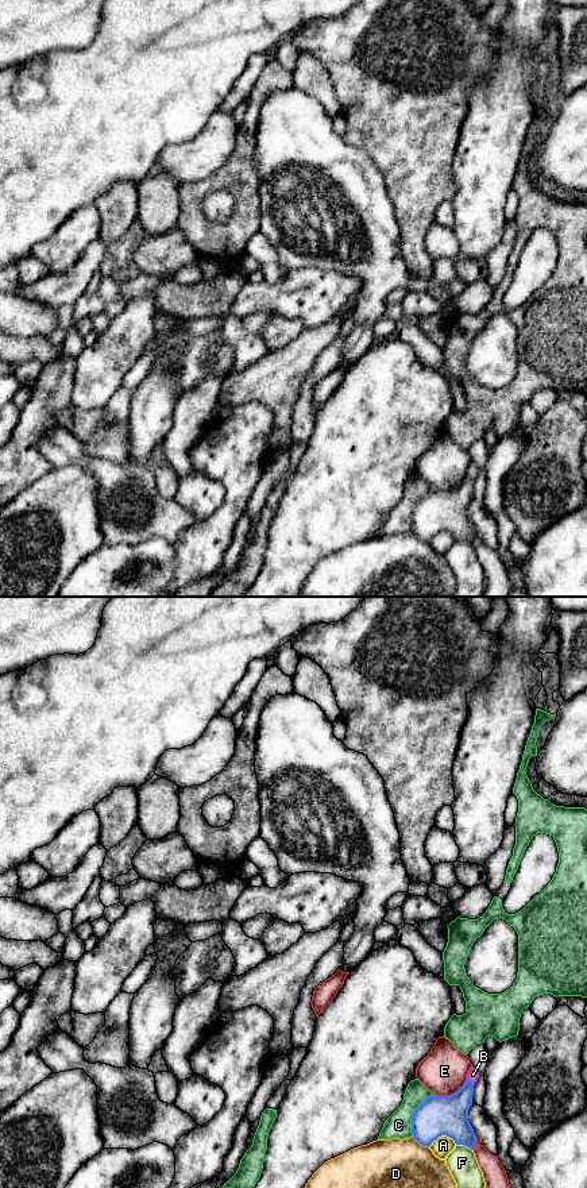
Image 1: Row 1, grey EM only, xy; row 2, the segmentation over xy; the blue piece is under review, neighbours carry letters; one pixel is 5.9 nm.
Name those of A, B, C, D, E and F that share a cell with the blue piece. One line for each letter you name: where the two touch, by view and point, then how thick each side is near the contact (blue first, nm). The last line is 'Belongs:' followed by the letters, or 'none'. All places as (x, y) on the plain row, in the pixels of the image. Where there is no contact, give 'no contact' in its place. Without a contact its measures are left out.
B: meets blue in xy at (471, 477); 240 nm thick on the blue side, 70 nm on the other
Belongs: B

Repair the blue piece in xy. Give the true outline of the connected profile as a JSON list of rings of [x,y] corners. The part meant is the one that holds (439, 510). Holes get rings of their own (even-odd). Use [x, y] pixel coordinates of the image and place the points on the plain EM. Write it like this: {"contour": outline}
{"contour": [[[471,462],[464,481],[451,491],[429,491],[414,506],[412,513],[413,533],[422,541],[430,541],[441,531],[447,531],[456,540],[474,545],[476,531],[468,516],[472,501],[474,481],[479,472]]]}

